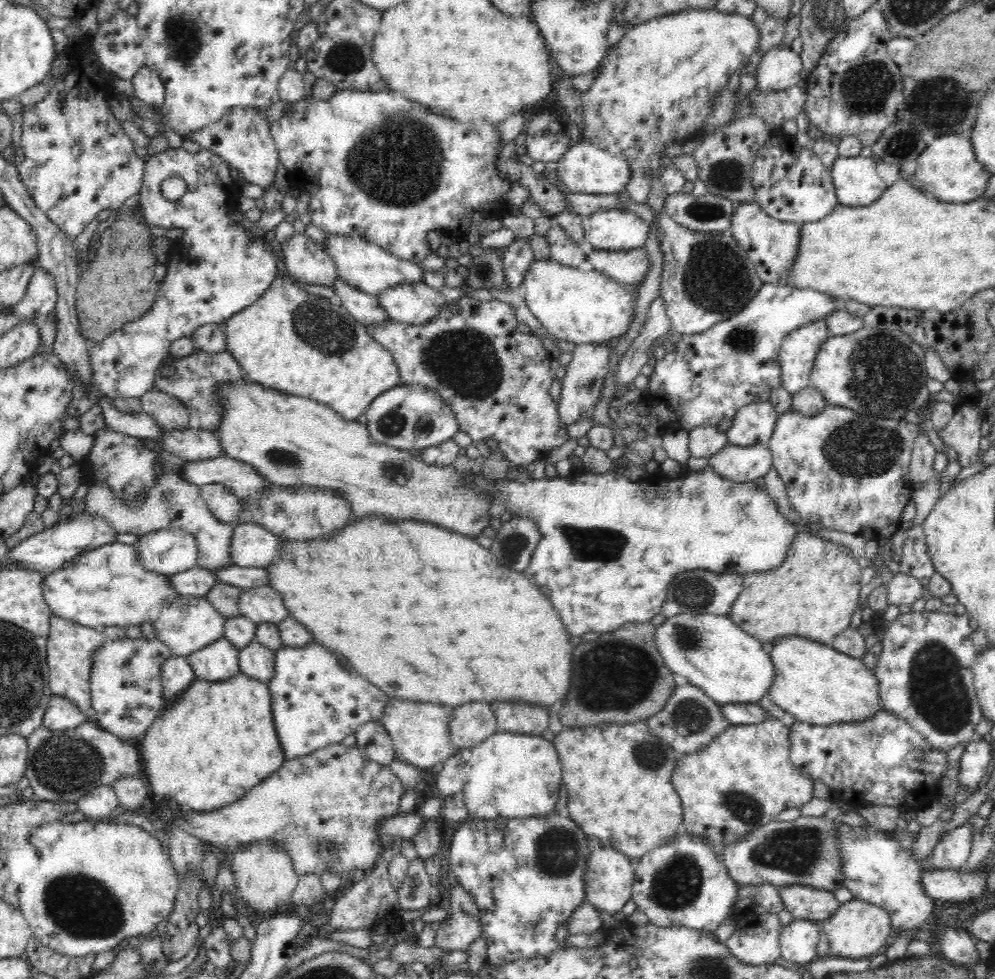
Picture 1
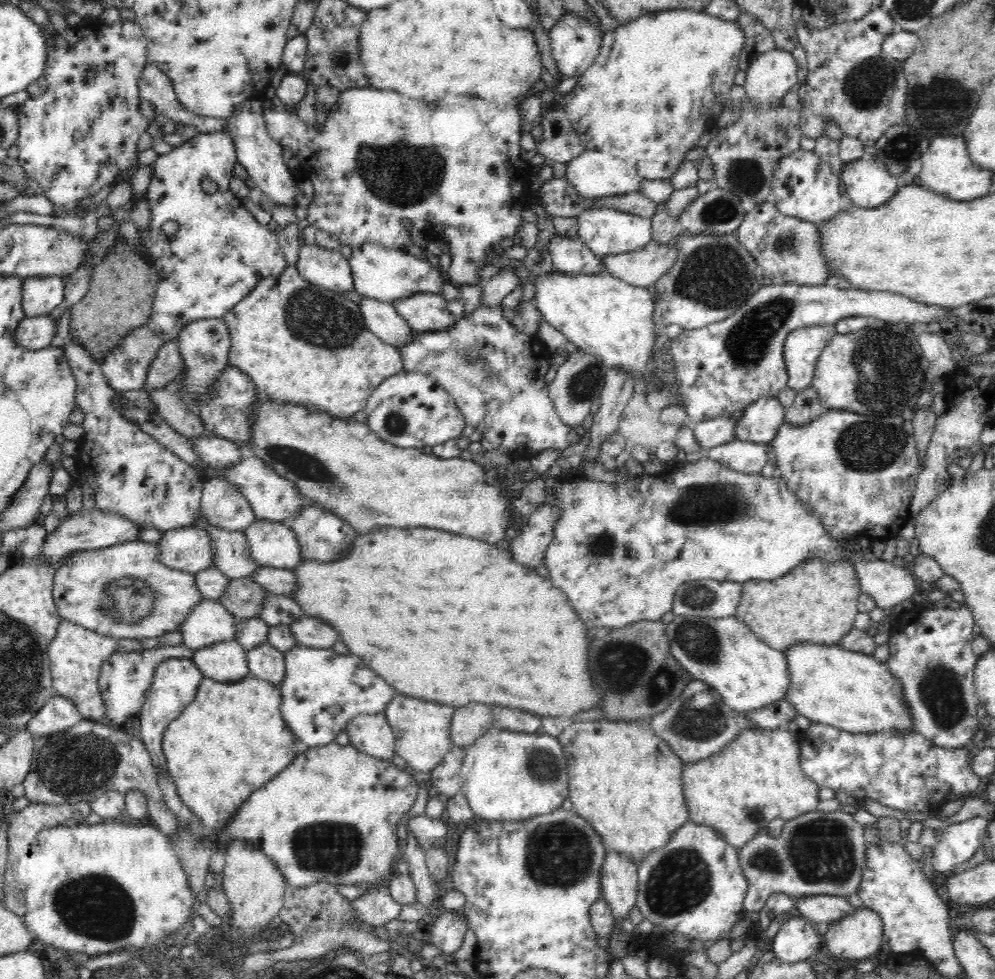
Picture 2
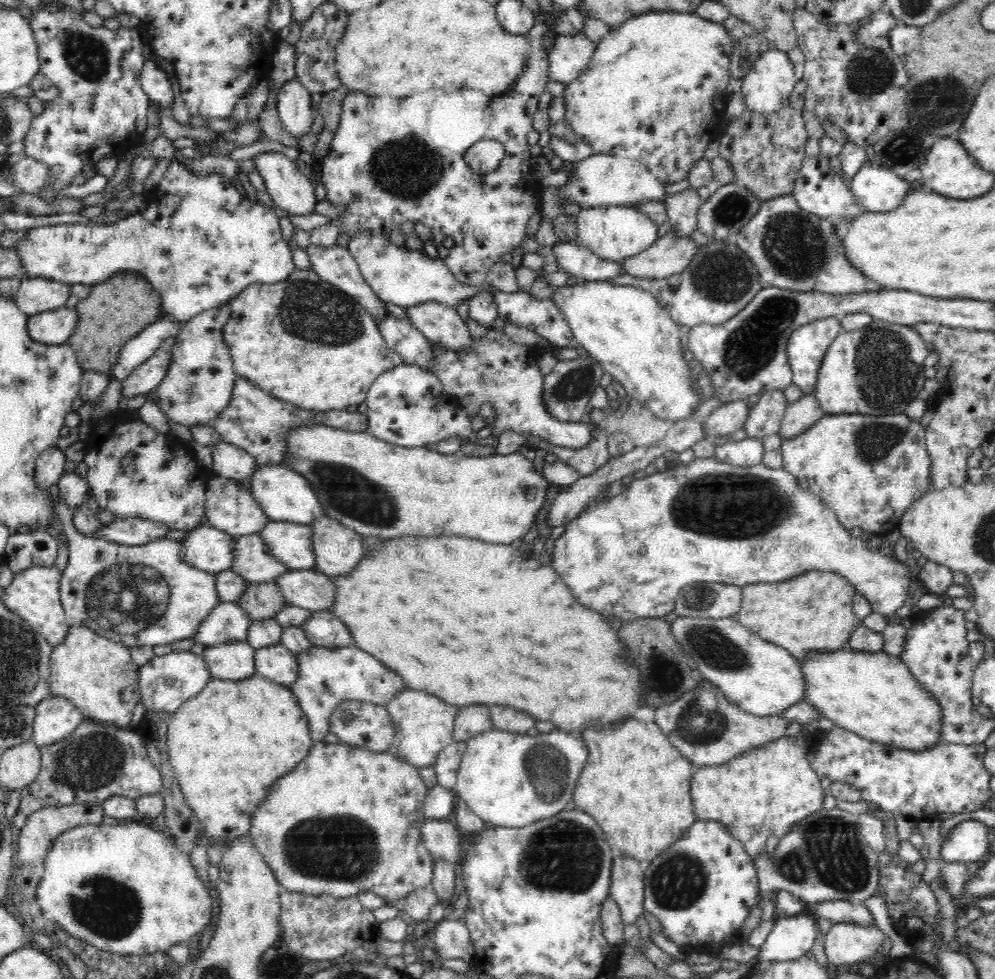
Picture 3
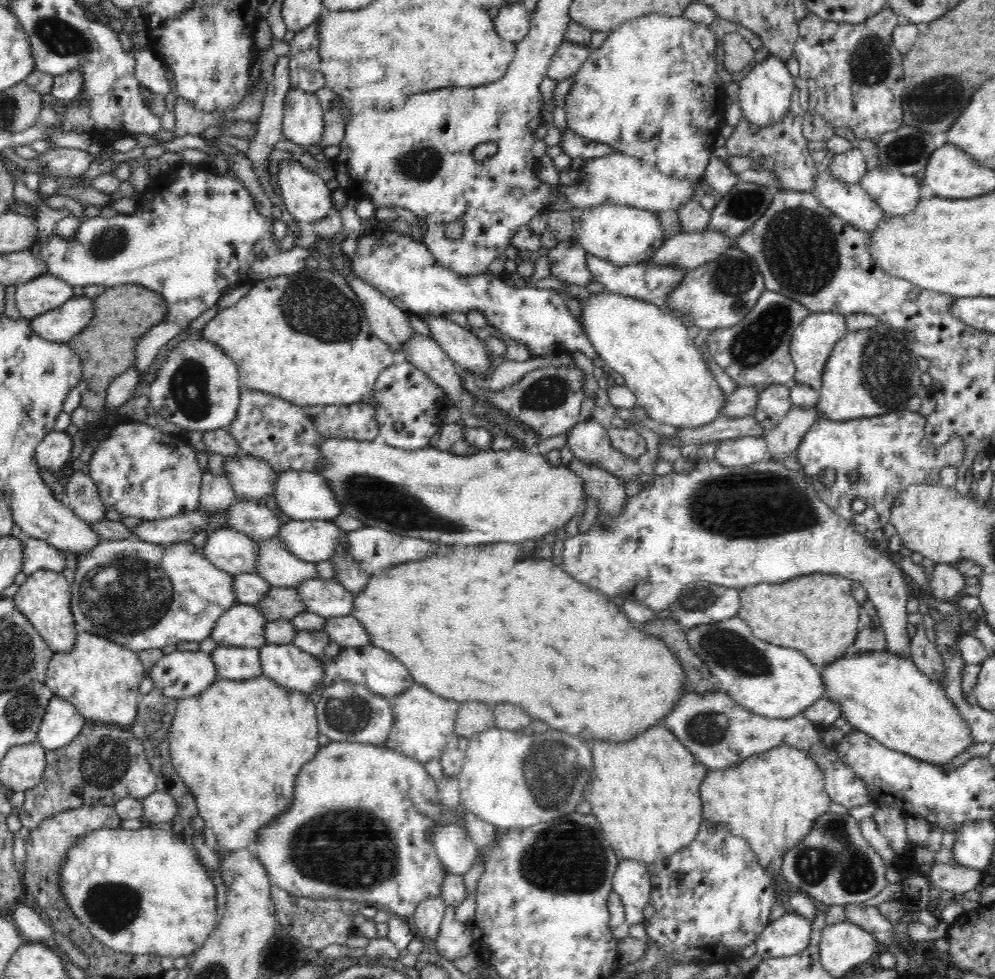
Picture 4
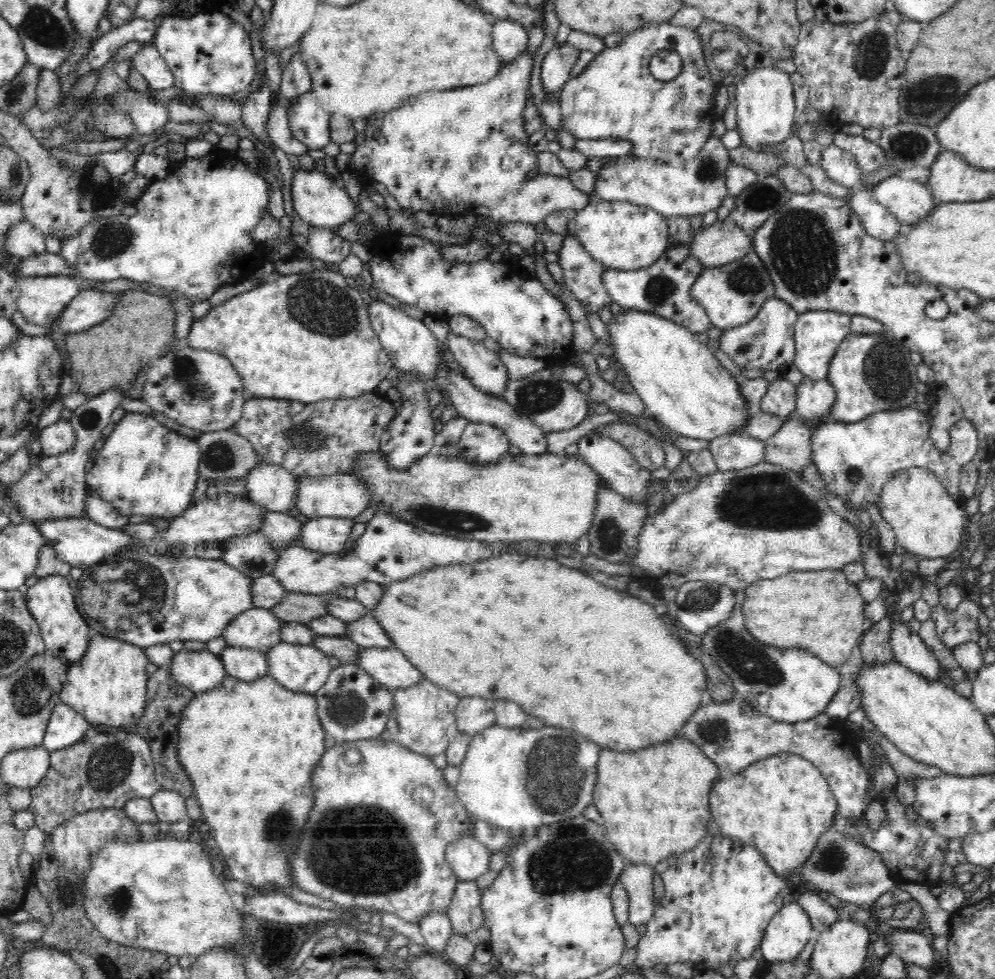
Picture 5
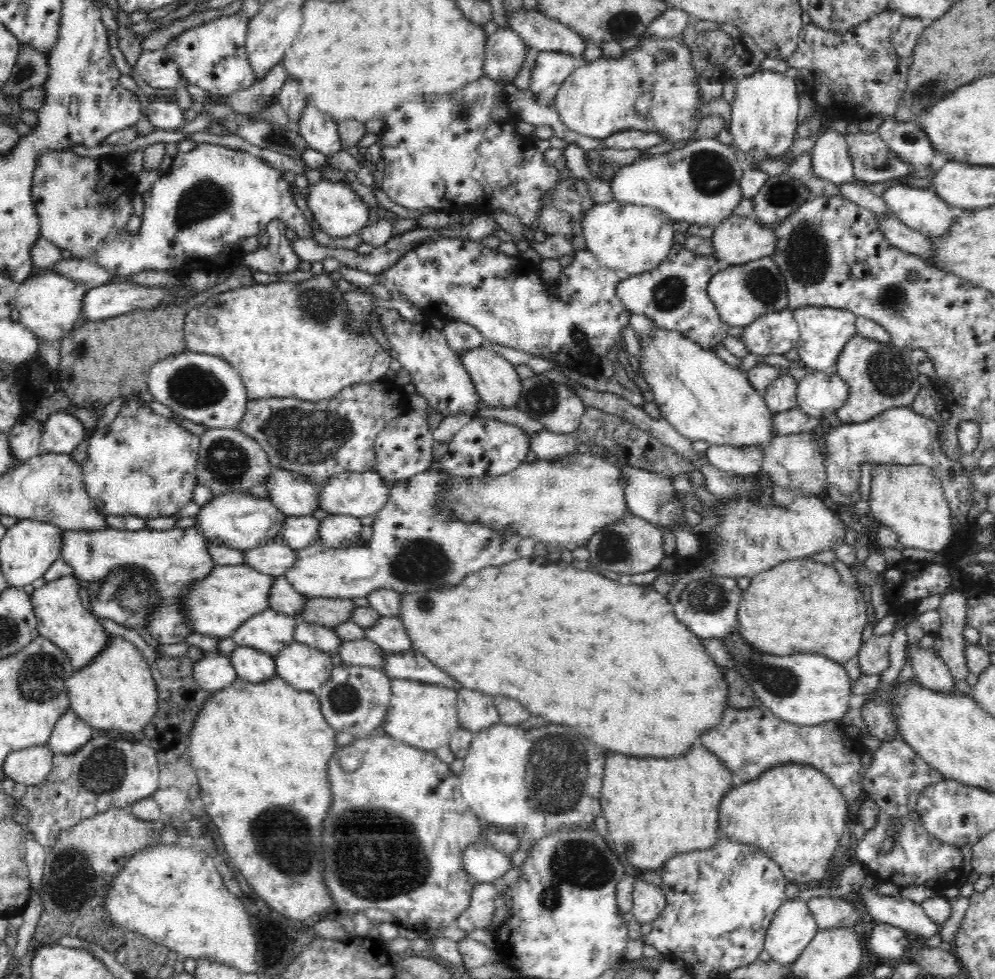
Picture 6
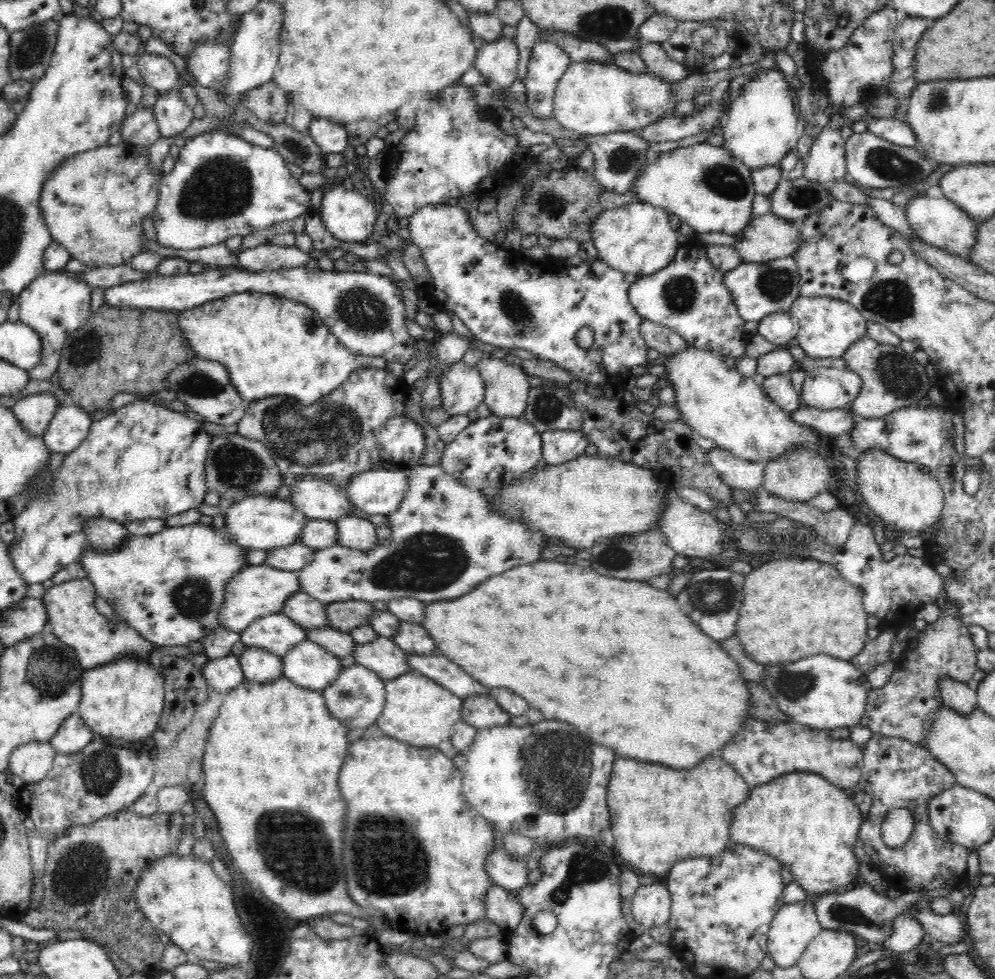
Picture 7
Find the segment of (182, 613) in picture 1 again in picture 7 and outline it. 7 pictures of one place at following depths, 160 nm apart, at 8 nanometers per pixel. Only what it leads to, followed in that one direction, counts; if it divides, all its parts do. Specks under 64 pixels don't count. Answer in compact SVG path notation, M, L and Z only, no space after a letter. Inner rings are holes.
M282 612L257 618L239 633L246 647L264 649L280 657L307 639L305 628Z

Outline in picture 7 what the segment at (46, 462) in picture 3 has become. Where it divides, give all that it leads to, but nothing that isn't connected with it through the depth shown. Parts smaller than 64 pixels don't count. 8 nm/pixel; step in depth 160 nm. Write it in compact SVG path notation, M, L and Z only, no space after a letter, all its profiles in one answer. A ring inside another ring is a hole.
M69 402L62 404L44 430L44 444L53 452L72 452L88 436L92 423L91 413Z

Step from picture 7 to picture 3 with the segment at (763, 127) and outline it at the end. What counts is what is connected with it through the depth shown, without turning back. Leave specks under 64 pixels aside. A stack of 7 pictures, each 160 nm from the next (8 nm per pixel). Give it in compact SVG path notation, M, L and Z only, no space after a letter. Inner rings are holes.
M770 49L763 52L754 62L752 68L742 78L741 92L747 108L758 113L775 113L789 106L790 95L797 83L794 67L788 53Z

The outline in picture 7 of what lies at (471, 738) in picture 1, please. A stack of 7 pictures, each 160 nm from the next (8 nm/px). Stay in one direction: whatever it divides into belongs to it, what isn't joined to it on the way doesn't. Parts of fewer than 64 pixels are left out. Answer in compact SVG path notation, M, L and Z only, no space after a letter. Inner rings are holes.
M482 694L463 700L461 721L465 721L480 730L510 724L516 720L512 718L512 714L504 711L488 694Z

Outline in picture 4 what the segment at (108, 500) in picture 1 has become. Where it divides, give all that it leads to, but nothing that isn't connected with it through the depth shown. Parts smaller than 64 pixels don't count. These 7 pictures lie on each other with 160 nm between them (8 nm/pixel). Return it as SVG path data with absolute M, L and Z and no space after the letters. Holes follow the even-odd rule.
M276 536L257 541L259 551L256 559L258 573L272 587L294 587L309 578L319 577L316 562L306 562L283 547Z

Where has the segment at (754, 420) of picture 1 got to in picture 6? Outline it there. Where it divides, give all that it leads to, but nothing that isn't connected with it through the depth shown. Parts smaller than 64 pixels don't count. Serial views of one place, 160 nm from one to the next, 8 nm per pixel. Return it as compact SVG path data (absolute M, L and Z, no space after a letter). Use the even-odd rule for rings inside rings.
M784 372L776 377L764 390L764 400L774 412L784 412L797 407L797 382Z

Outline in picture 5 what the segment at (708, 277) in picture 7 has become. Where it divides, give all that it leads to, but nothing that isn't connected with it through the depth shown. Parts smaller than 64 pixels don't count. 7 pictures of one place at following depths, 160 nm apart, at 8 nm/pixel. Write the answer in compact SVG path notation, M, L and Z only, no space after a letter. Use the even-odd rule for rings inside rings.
M678 242L677 246L667 250L655 264L646 268L620 270L605 267L604 287L611 299L624 309L660 315L690 332L703 333L714 326L704 307L691 298L691 290L705 268L700 261L694 259L688 246Z

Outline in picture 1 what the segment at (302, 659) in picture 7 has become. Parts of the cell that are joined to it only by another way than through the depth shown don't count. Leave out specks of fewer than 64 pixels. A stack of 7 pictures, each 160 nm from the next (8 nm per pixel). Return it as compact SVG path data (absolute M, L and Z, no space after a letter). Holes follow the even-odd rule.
M256 640L239 649L239 672L250 678L268 682L275 673L274 663L275 651Z

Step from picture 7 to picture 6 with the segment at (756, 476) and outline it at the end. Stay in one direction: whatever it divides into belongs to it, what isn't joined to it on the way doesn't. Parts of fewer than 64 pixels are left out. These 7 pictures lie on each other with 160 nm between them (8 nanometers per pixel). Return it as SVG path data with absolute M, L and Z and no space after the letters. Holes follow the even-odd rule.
M710 445L706 457L717 469L747 477L762 471L764 451L760 445Z

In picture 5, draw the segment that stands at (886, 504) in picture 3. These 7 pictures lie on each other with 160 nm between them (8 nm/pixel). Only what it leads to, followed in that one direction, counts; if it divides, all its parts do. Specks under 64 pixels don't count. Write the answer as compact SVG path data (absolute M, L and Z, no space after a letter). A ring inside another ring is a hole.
M902 407L898 410L886 410L871 414L858 422L830 422L813 423L813 433L811 434L811 461L816 464L820 478L826 486L826 490L832 495L836 495L843 500L846 508L853 513L854 506L867 510L870 504L878 505L880 502L882 486L887 481L892 480L899 470L918 467L929 470L946 488L949 496L954 498L959 504L963 504L962 495L960 495L958 476L962 470L962 458L972 458L978 450L978 437L976 426L971 422L966 422L962 428L960 436L960 450L940 451L936 448L932 437L929 435L930 419L928 415L919 408ZM855 470L859 470L861 479L858 484L850 481L850 476Z

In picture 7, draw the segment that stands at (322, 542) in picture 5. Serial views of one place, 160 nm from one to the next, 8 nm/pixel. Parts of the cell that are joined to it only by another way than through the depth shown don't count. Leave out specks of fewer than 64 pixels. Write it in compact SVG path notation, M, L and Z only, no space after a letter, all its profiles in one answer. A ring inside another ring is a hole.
M347 516L339 518L337 526L337 543L356 550L372 550L378 544L376 525L368 519Z

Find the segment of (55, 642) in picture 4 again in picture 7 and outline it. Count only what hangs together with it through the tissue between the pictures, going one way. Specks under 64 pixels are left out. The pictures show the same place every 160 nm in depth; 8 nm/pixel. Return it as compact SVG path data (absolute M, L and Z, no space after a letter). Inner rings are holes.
M87 577L50 587L42 598L48 615L47 629L64 644L75 649L83 669L100 666L128 655L144 659L144 661L148 660L153 643L144 639L128 623L108 619L98 613L94 607L96 595L98 594L95 586Z

